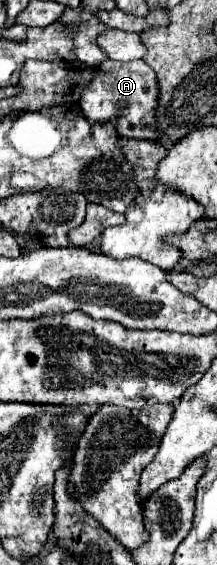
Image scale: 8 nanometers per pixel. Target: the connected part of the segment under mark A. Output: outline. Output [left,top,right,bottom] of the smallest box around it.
[79,60,158,138]

